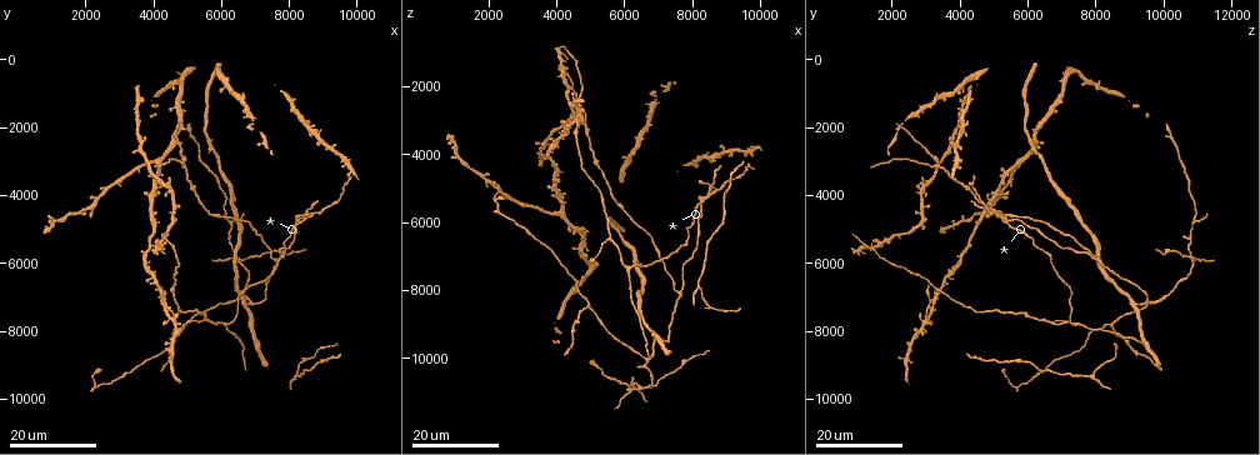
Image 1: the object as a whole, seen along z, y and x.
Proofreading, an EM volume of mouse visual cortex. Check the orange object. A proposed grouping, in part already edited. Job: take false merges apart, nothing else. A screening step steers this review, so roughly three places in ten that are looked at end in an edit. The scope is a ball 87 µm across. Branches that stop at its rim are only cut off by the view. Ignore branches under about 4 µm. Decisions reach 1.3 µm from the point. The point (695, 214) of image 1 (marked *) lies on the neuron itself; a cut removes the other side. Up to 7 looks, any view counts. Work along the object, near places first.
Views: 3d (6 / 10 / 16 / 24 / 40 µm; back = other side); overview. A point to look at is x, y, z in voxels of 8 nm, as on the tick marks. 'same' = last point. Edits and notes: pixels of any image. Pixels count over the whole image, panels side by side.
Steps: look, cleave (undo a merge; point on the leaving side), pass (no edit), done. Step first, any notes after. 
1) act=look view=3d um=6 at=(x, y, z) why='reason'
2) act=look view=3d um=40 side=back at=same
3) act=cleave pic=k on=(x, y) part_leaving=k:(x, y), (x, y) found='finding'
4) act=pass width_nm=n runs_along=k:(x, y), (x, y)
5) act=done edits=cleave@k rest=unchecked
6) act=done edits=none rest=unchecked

act=look view=3d um=24 at=(8500, 4500, 5000) why='four arms meet'

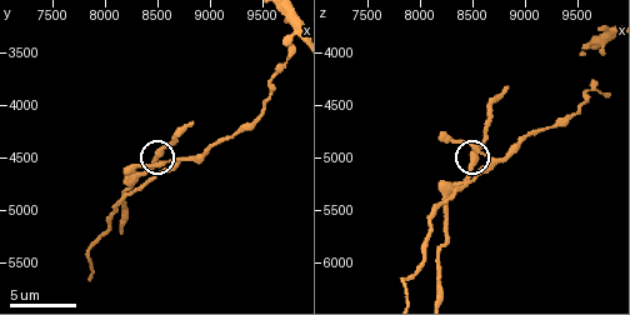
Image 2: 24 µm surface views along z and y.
act=look view=3d um=6 at=(8540, 4500, 4980)

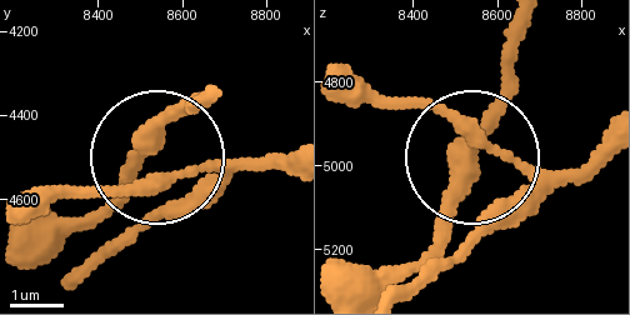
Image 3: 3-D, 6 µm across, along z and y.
act=pass found='continuous, no second neuron'

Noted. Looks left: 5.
act=look view=3d um=24 at=(7500, 5900, 8100) why='three arms meet'

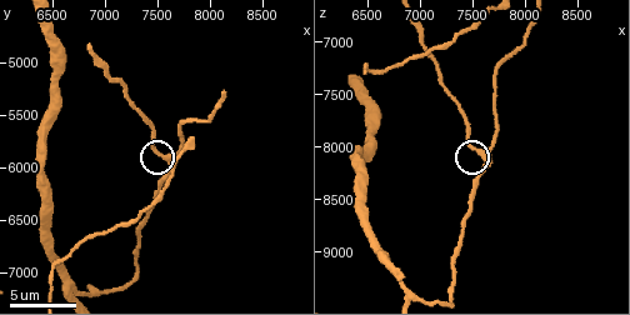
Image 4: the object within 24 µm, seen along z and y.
act=look view=3d um=6 at=(7580, 5880, 8040)

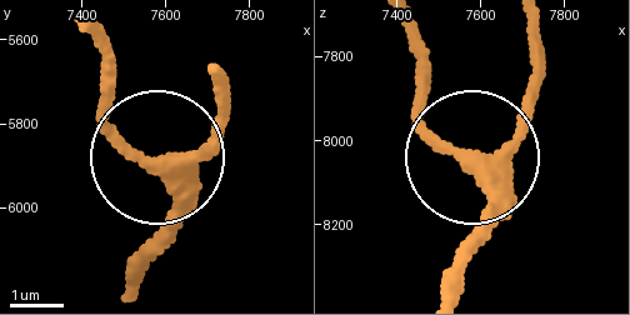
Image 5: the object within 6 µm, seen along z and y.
act=look view=3d um=6 side=back at=(7580, 5905, 8065)

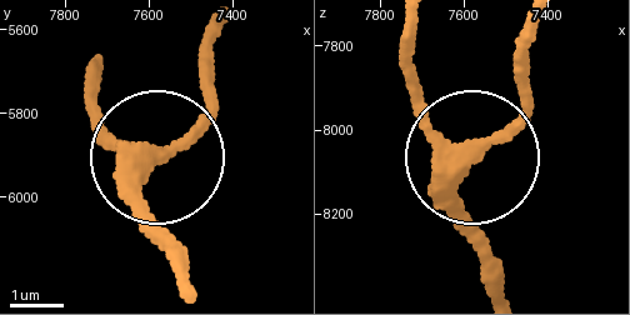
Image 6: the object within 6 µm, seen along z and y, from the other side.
act=pass arms=3 runs_along=6:(410, 23), (420, 103), (464, 148), (505, 130), (528, 66) found='all the same neuron'

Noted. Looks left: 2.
act=look view=3d um=24 at=(6000, 7700, 7400) why='three-way junction'

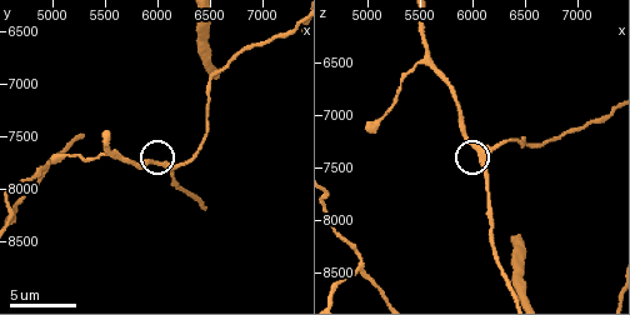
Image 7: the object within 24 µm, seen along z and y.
act=look view=3d um=6 at=(6080, 7780, 7360) why='closer look'

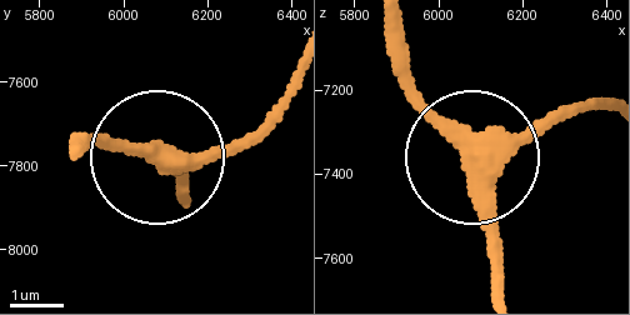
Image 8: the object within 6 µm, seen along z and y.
act=pass arms=3 found='all the same neuron'

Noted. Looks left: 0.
act=done edits=none rest=unchecked

